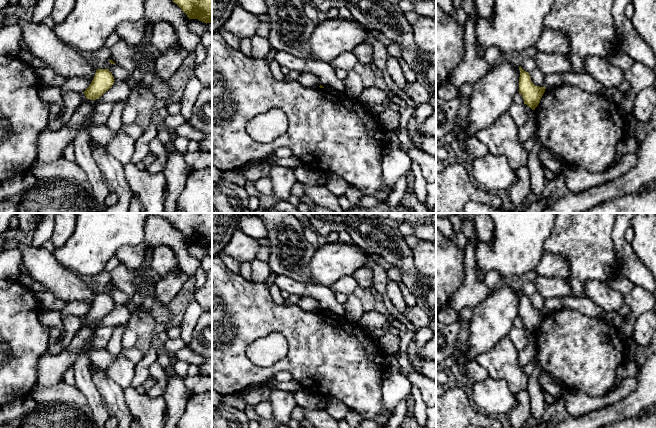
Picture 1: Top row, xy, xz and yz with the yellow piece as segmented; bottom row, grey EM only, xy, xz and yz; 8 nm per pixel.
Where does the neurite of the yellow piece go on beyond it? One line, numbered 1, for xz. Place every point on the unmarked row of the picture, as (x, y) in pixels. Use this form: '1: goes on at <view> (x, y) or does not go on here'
1: does not go on here

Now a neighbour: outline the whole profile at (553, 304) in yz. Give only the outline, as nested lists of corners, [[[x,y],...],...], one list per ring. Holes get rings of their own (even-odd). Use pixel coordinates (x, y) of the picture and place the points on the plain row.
[[[553,297],[545,300],[544,307],[545,312],[555,312],[563,308],[561,297]]]

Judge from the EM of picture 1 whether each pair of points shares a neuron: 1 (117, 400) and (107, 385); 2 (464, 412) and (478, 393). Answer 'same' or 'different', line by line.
1: same
2: different

